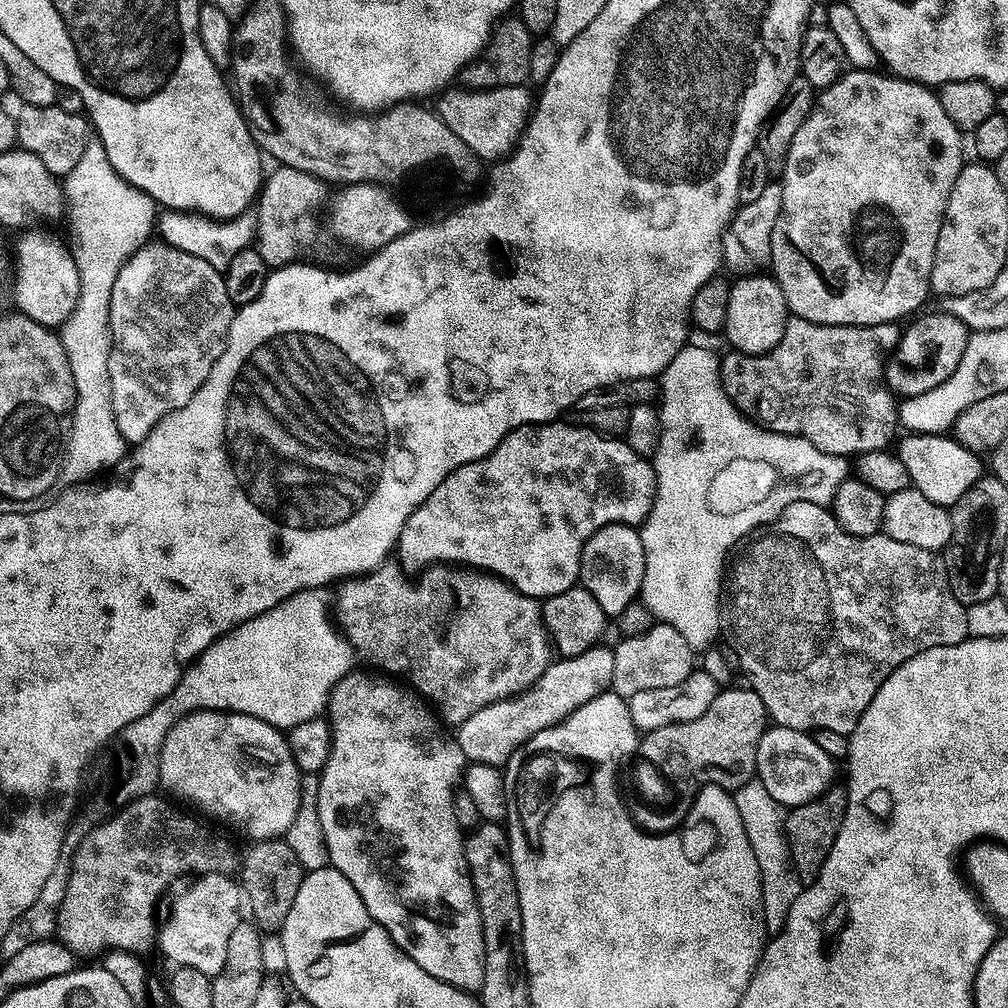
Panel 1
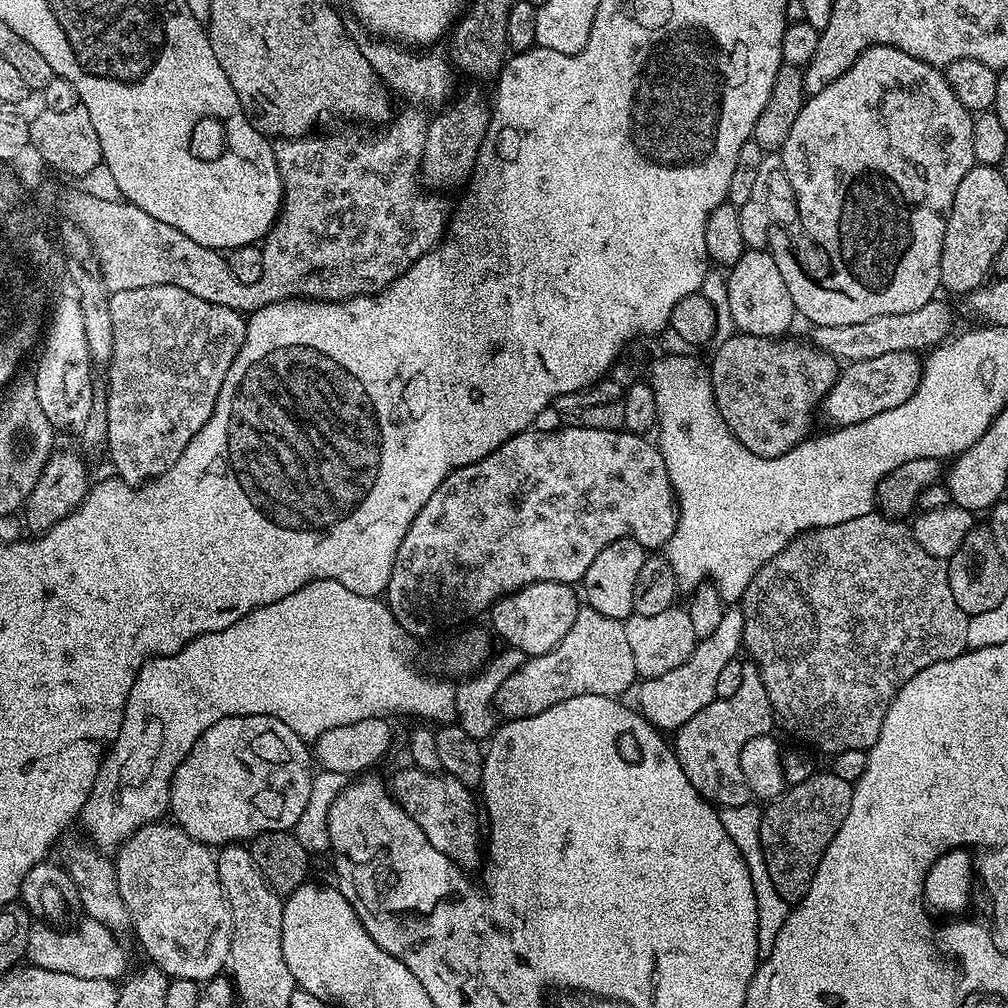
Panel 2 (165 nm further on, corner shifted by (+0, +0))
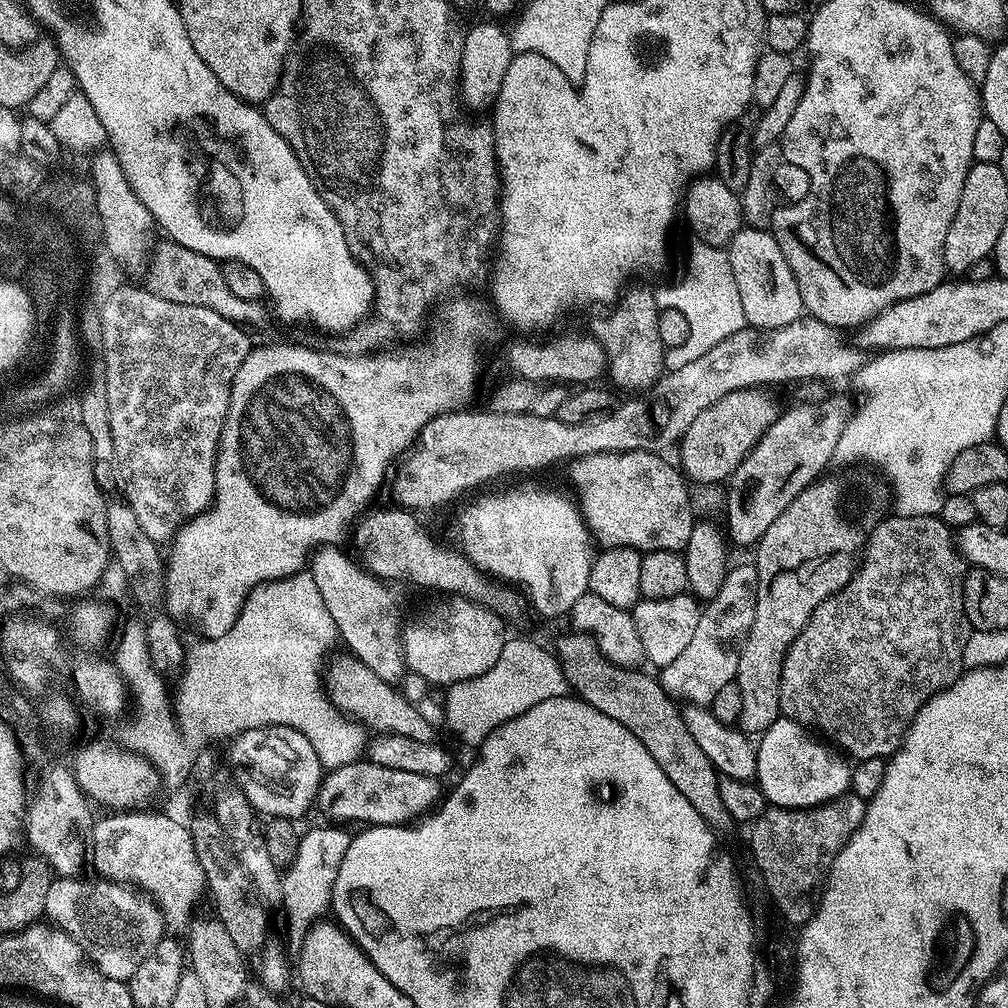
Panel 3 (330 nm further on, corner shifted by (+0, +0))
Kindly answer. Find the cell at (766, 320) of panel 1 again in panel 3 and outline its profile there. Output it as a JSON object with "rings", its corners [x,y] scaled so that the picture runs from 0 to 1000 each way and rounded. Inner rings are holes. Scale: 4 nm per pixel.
{"rings":[[[739,224],[726,237],[720,249],[724,256],[724,268],[728,268],[728,280],[732,280],[739,322],[748,325],[775,325],[784,323],[784,319],[799,313],[792,280],[788,280],[788,272],[765,229]]]}

